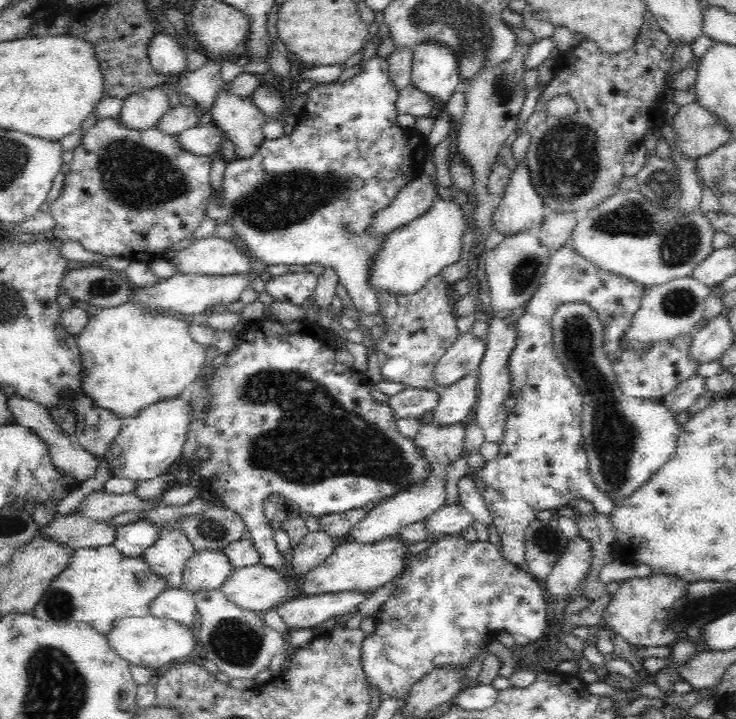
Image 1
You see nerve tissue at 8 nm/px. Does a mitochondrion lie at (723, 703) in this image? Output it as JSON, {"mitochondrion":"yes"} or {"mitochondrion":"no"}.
{"mitochondrion":"no"}

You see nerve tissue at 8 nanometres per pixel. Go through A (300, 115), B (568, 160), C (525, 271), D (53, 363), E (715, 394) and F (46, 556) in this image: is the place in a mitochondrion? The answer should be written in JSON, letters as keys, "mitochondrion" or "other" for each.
{"A":"other","B":"mitochondrion","C":"mitochondrion","D":"other","E":"other","F":"other"}

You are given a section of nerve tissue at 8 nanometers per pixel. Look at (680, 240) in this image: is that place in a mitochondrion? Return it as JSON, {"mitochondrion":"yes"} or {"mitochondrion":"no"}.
{"mitochondrion":"yes"}

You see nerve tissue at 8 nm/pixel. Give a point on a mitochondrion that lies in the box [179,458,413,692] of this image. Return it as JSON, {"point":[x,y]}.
{"point":[233,641]}

